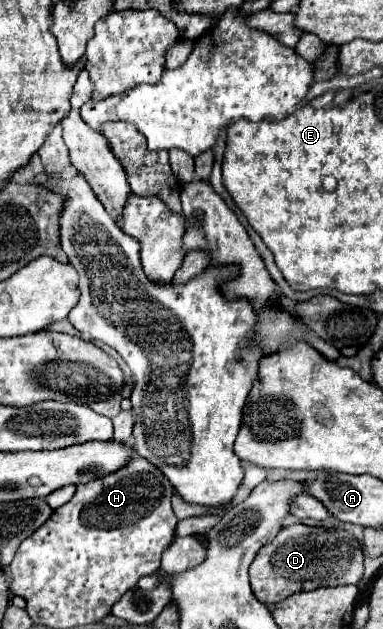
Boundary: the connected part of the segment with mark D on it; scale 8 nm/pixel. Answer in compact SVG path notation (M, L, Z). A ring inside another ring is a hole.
M291 525L259 549L249 567L253 595L267 607L275 607L297 591L313 591L319 587L357 585L363 577L363 551L353 535L339 529L323 529L309 525Z

